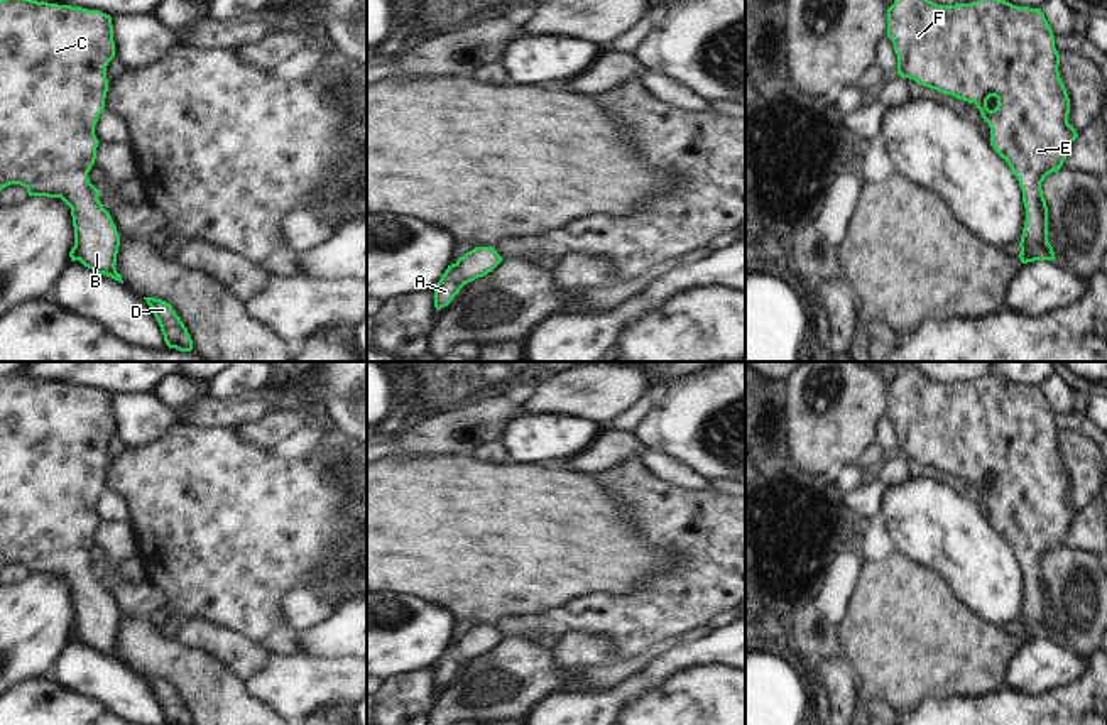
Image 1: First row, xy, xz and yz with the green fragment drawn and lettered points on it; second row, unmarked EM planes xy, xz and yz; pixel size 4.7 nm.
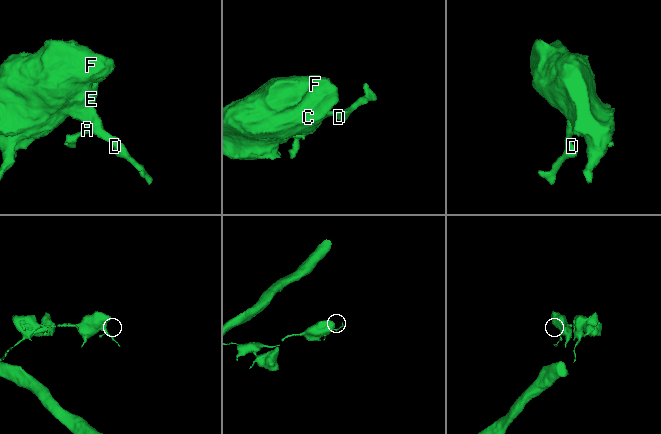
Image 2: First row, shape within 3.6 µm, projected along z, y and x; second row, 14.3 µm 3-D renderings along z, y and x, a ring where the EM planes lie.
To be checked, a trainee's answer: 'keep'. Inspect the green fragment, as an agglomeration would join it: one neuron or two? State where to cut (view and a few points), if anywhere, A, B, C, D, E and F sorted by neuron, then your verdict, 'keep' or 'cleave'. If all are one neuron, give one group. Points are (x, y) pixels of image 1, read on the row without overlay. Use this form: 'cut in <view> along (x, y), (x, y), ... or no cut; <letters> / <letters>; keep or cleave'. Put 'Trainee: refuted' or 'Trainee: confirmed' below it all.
cut in yz along (1047, 621), (1033, 632), (1033, 639); A / B C D E F; cleave
Trainee: refuted

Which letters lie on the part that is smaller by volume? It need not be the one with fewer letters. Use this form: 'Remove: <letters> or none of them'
Remove: A.

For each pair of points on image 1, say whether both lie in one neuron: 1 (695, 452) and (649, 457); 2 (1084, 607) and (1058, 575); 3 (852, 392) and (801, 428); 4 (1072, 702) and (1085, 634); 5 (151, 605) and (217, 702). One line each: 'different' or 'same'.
1: different
2: same
3: same
4: different
5: different

